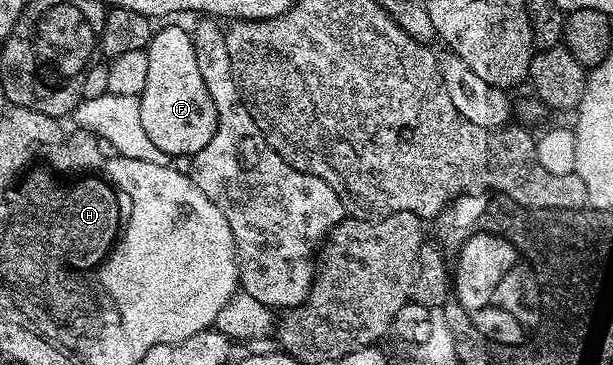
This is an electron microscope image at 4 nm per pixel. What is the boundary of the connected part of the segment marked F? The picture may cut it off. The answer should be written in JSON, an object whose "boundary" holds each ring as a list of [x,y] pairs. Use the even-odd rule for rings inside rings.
{"boundary":[[[163,26],[154,31],[151,42],[146,48],[149,60],[149,74],[146,77],[145,88],[139,95],[141,108],[141,123],[149,139],[161,148],[162,152],[170,156],[187,154],[193,156],[213,140],[213,132],[217,132],[217,108],[213,108],[213,98],[205,88],[205,81],[201,78],[200,69],[197,68],[194,40],[190,33],[179,26]]]}

